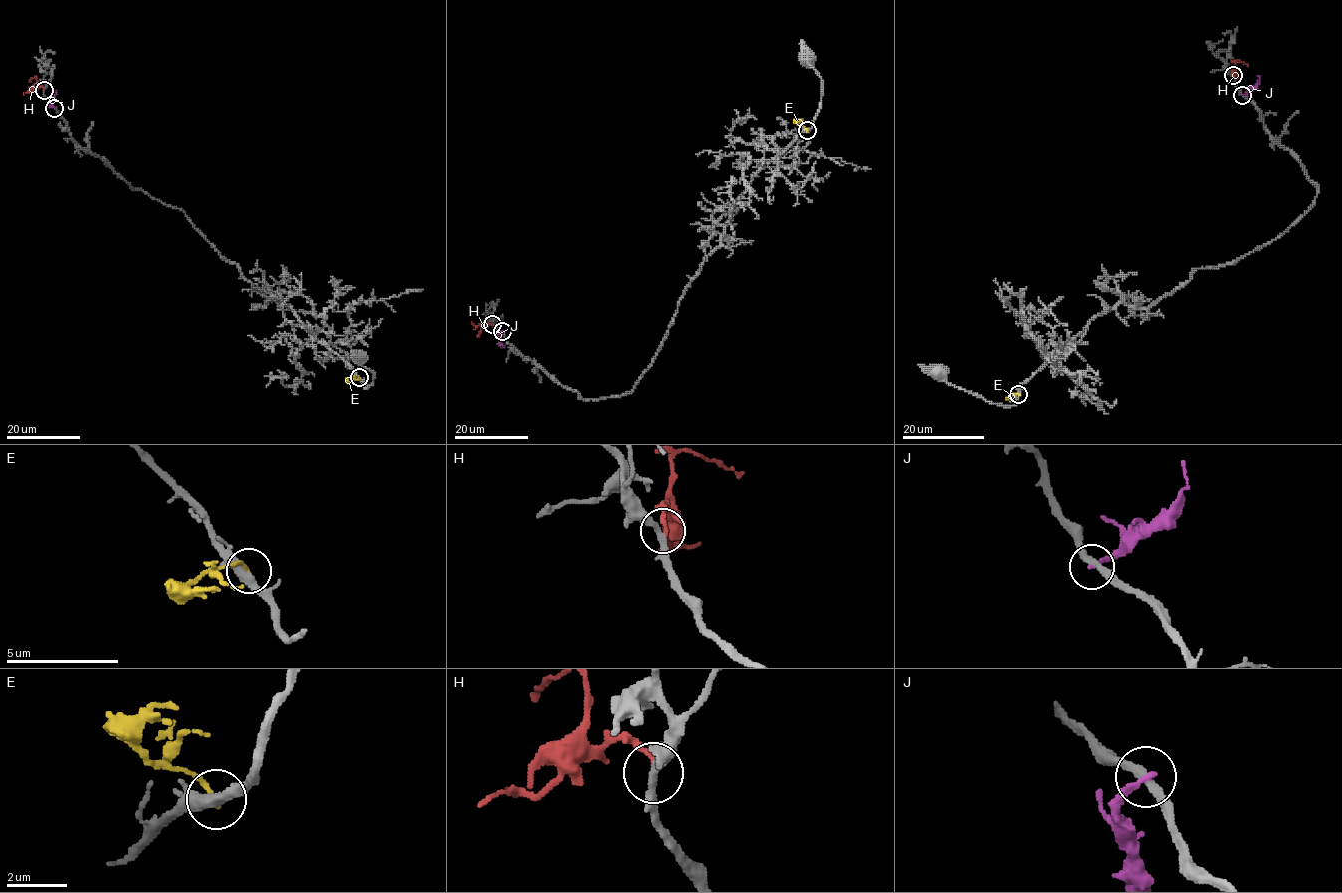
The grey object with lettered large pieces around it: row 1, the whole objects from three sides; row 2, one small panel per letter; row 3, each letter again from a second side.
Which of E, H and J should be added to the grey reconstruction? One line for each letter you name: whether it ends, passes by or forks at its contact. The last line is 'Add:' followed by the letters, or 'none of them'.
H: it ends there
Add: H

